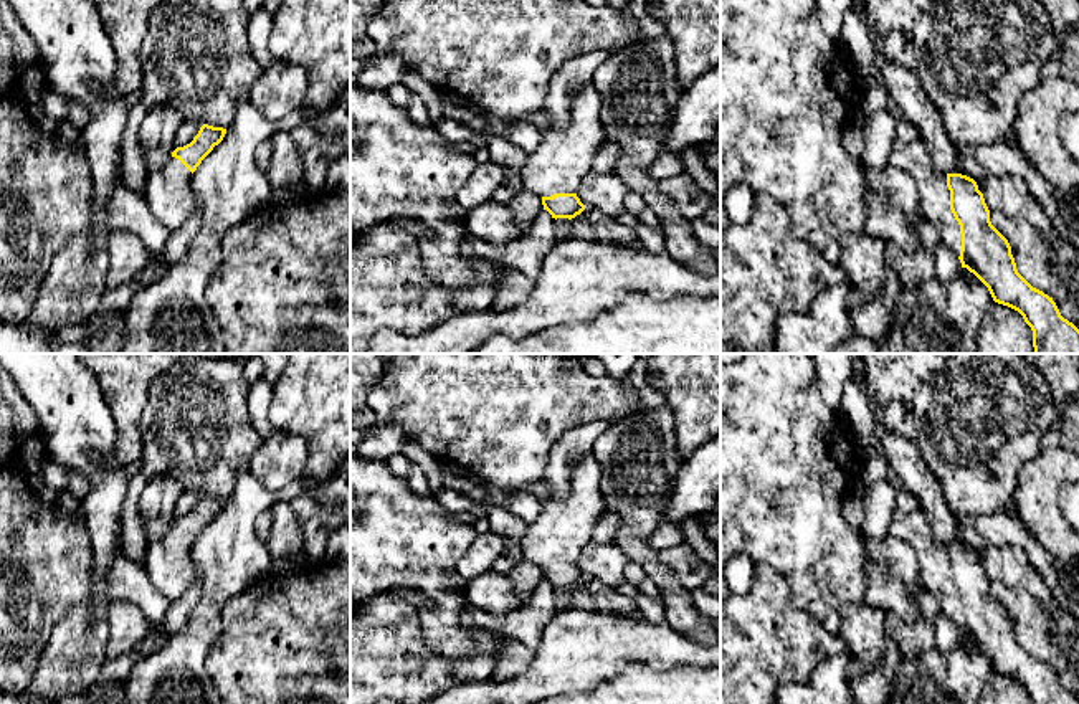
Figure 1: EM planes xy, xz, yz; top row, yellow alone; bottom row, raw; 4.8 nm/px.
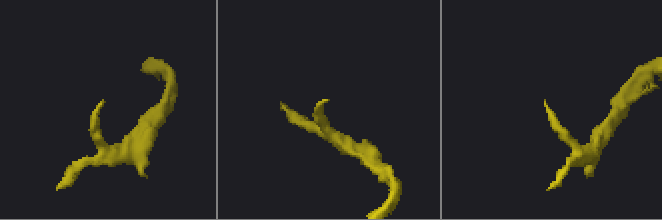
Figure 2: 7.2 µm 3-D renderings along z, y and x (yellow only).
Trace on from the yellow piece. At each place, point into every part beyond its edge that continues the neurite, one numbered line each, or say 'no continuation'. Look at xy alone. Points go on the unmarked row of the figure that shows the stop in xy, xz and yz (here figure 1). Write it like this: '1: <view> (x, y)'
1: xy (169, 564)

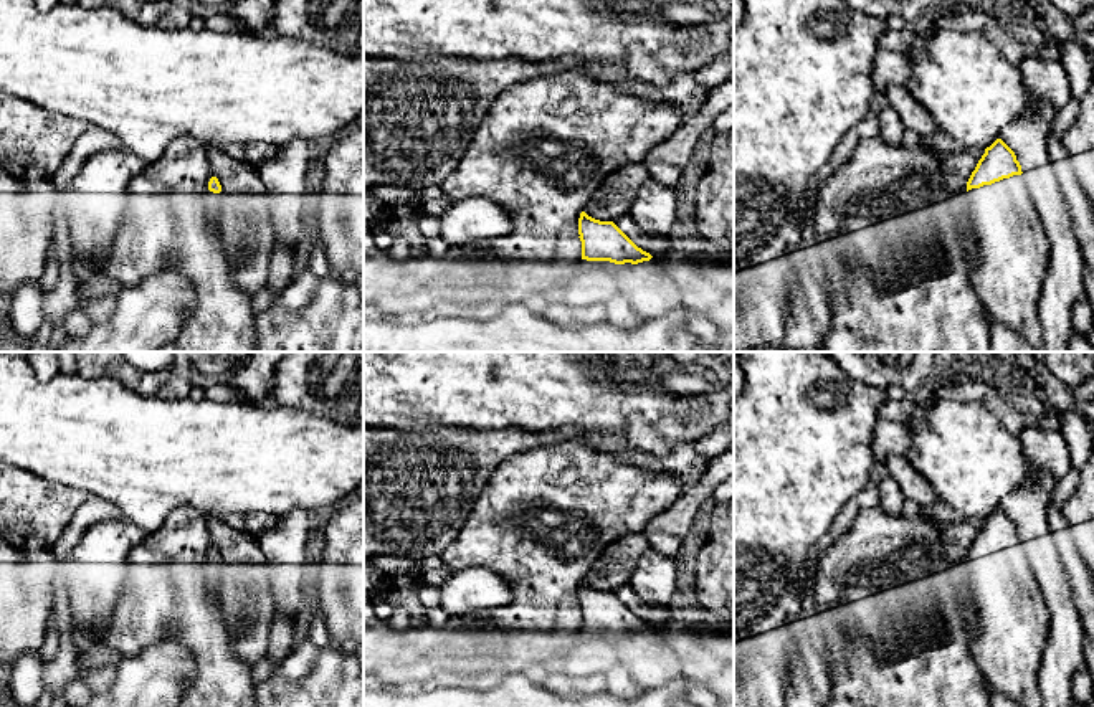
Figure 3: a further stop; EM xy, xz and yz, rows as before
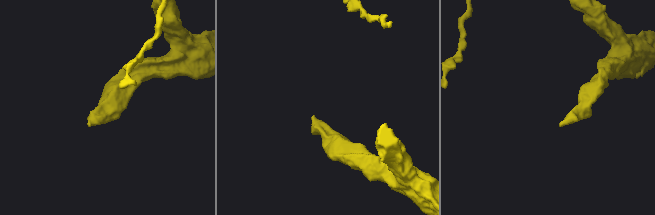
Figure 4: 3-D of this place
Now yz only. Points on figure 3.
1: yz (1015, 623)

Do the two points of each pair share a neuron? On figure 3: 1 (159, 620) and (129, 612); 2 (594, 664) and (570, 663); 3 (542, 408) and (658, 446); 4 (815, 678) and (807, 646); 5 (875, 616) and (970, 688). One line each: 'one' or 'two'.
1: one
2: one
3: one
4: one
5: one

